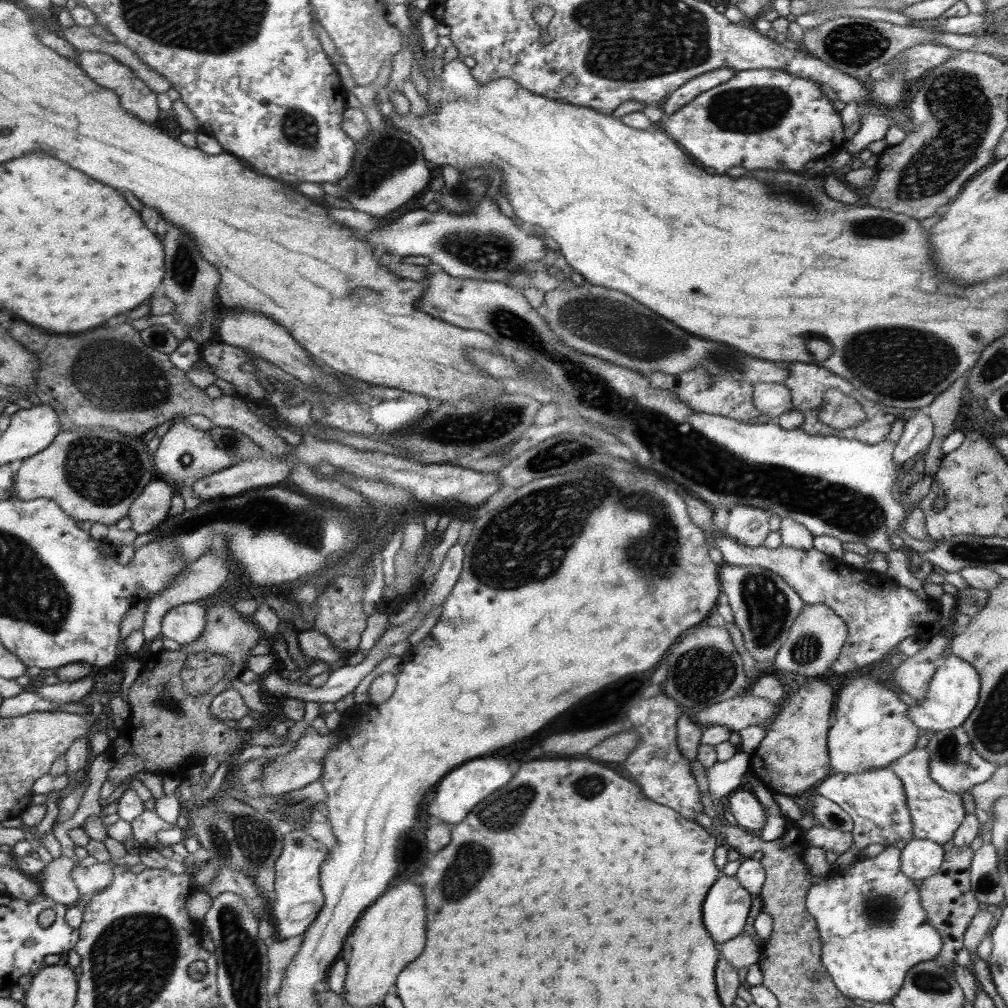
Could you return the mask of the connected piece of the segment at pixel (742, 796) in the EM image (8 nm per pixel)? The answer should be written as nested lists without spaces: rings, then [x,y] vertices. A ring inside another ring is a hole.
[[[739,787],[726,800],[727,811],[736,817],[736,825],[750,833],[762,830],[767,818],[767,809],[757,796],[745,787]]]

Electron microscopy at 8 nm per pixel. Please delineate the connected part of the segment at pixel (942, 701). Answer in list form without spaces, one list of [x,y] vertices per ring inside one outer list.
[[[948,655],[935,670],[924,698],[917,699],[916,706],[907,710],[907,717],[919,728],[919,736],[933,735],[964,724],[979,701],[981,682],[978,671],[969,662],[954,655]]]

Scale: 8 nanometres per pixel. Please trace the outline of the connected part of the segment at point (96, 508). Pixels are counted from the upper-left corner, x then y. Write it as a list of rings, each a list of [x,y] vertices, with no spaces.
[[[90,427],[72,432],[68,430],[70,428],[62,428],[44,450],[16,464],[16,476],[10,491],[13,496],[25,501],[40,497],[52,499],[77,522],[92,520],[106,525],[118,522],[127,516],[133,500],[156,477],[148,448],[138,440],[120,436],[118,431],[105,427]]]

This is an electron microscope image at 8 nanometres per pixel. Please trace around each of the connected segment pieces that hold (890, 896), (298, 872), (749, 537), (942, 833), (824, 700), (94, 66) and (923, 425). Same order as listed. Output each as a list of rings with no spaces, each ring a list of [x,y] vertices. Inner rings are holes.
[[[888,846],[874,857],[860,855],[850,866],[833,871],[826,880],[812,884],[808,890],[805,905],[817,924],[822,964],[844,996],[890,1003],[903,985],[908,970],[920,962],[938,958],[944,950],[940,933],[929,922],[919,901],[918,883],[902,873],[899,846]]]
[[[300,827],[283,836],[283,850],[275,862],[276,900],[272,905],[272,914],[276,918],[275,936],[278,940],[304,934],[324,906],[319,879],[322,863],[328,857],[328,850],[324,844],[308,836]]]
[[[733,506],[729,510],[729,519],[723,534],[748,546],[762,546],[771,531],[768,525],[769,516],[759,506]]]
[[[913,748],[911,752],[897,758],[889,767],[903,782],[907,805],[912,818],[912,837],[920,840],[930,840],[938,845],[945,845],[952,840],[954,833],[966,815],[960,794],[944,790],[938,782],[932,780],[930,774],[929,750]]]
[[[811,677],[791,699],[782,702],[781,709],[767,725],[764,738],[750,757],[749,770],[771,791],[790,796],[804,792],[832,773],[827,749],[828,731],[832,725],[830,712],[834,690],[824,677]]]
[[[84,50],[79,55],[79,67],[100,86],[105,86],[113,90],[120,102],[130,114],[138,116],[144,122],[154,122],[160,114],[158,103],[156,103],[156,95],[149,86],[140,80],[131,68],[124,66],[124,63],[118,62],[111,54],[104,52],[96,52],[94,50]]]
[[[925,410],[914,411],[916,413],[904,422],[902,437],[892,445],[893,459],[898,465],[926,450],[934,438],[932,419]]]

